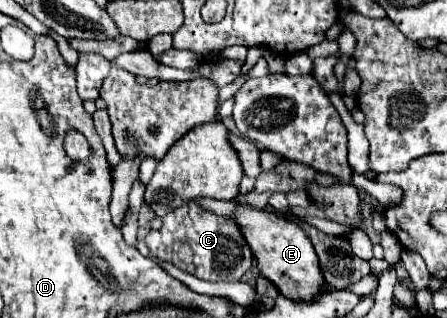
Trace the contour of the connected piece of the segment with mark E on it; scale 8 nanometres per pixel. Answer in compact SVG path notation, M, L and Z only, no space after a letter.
M237 204L237 210L233 212L231 218L237 222L245 242L249 244L261 274L269 278L279 288L281 294L295 300L305 300L323 292L325 282L323 276L319 274L317 254L313 250L311 240L297 224L289 222L281 214L269 212L265 208L257 210L247 204Z

